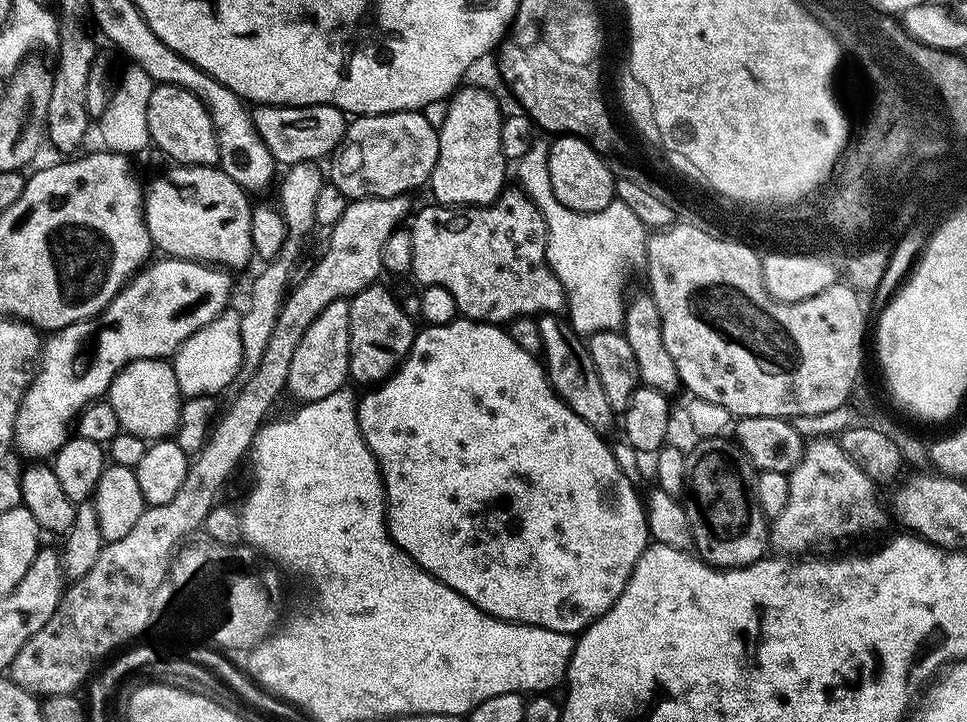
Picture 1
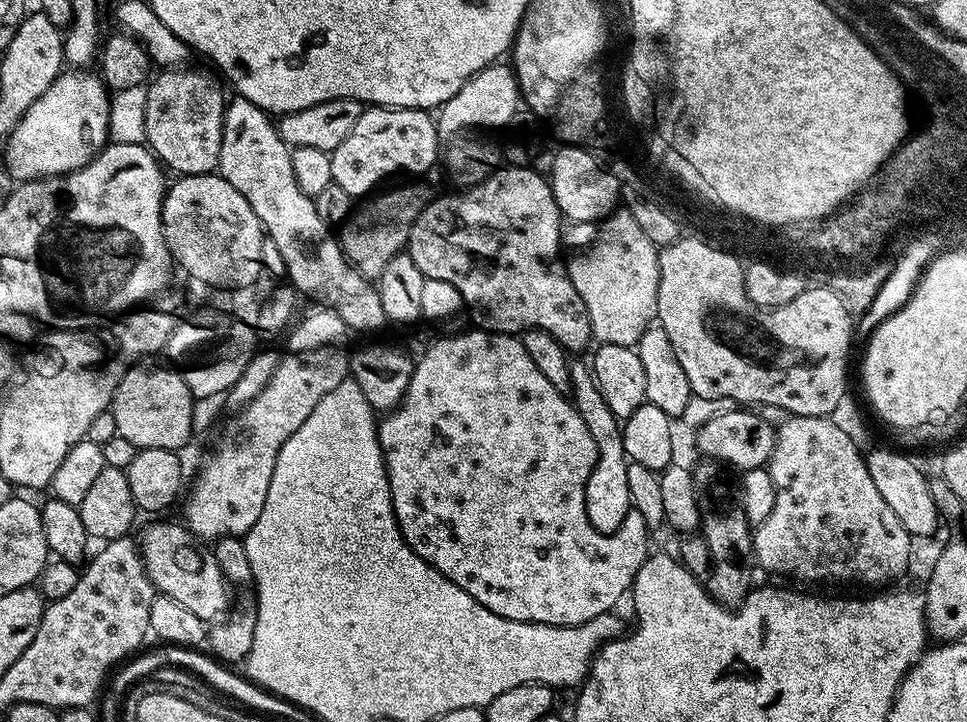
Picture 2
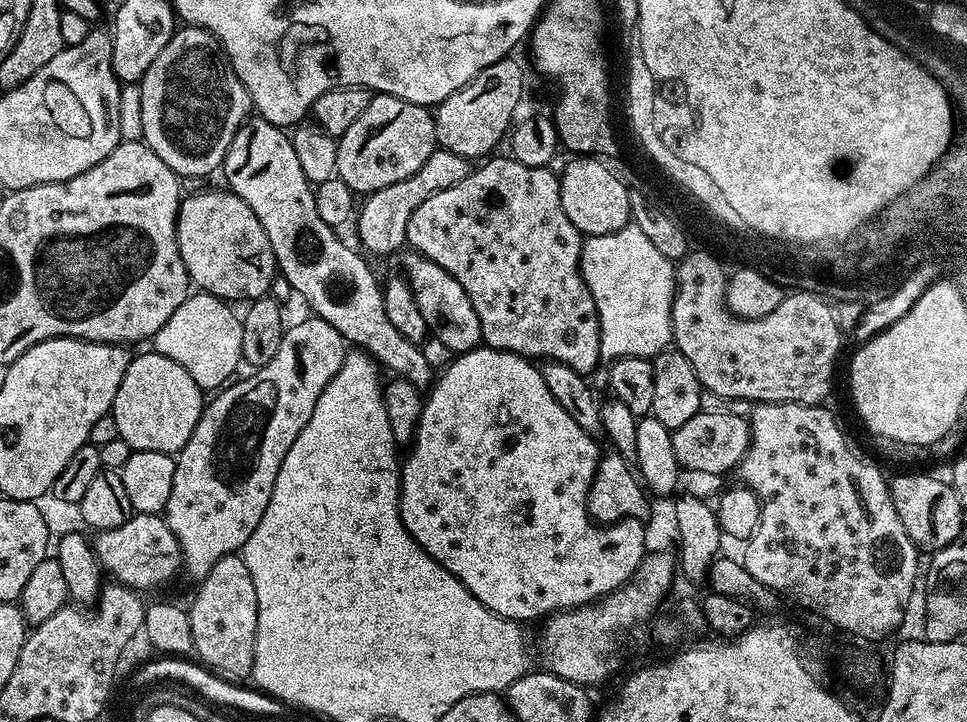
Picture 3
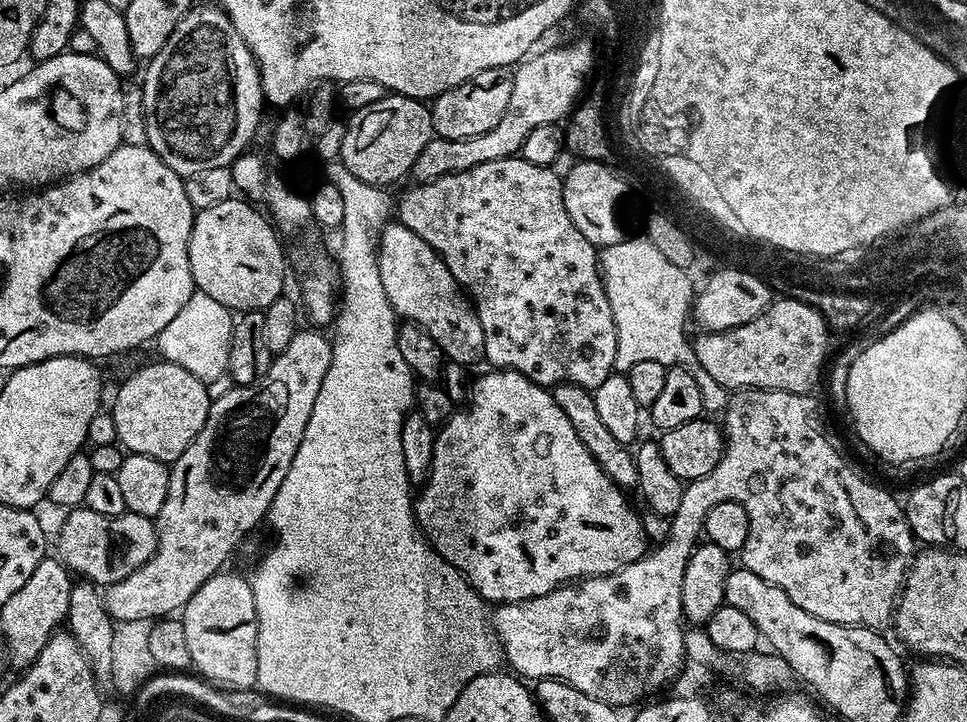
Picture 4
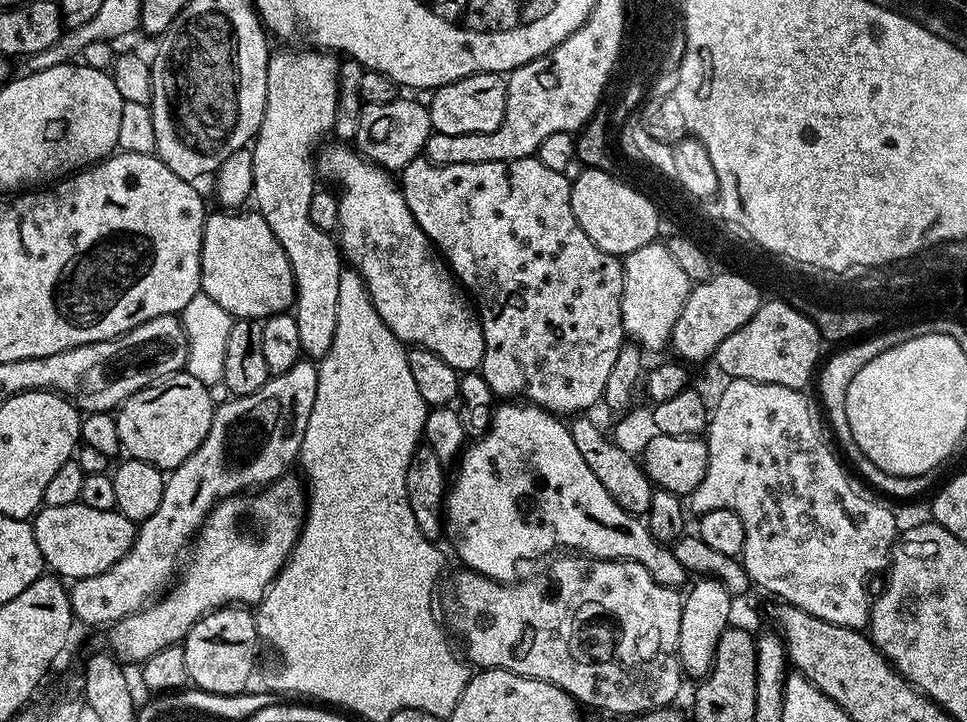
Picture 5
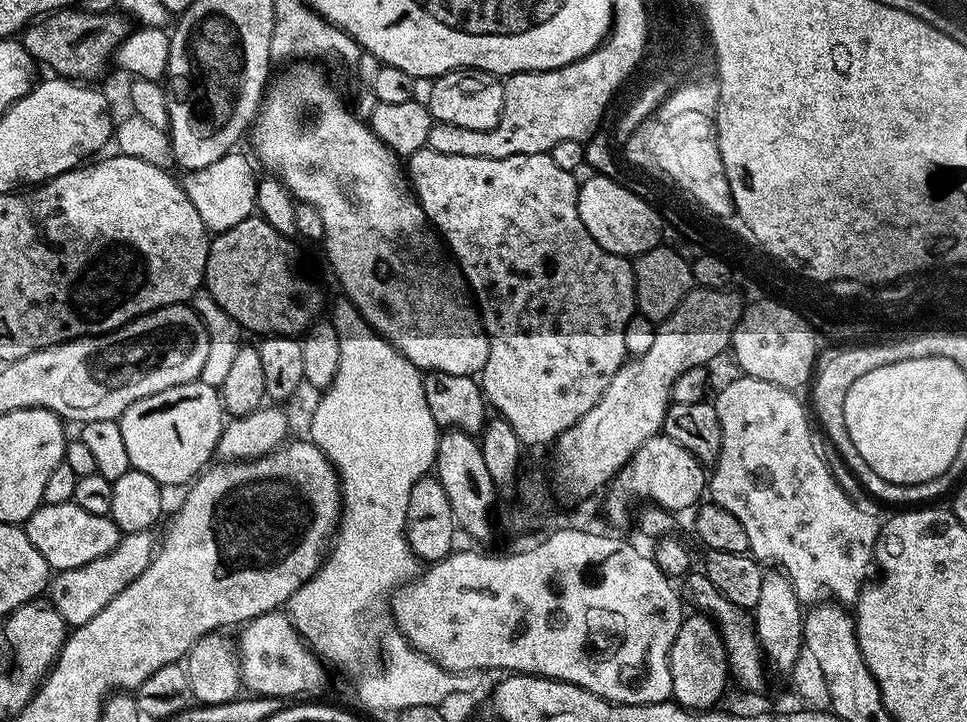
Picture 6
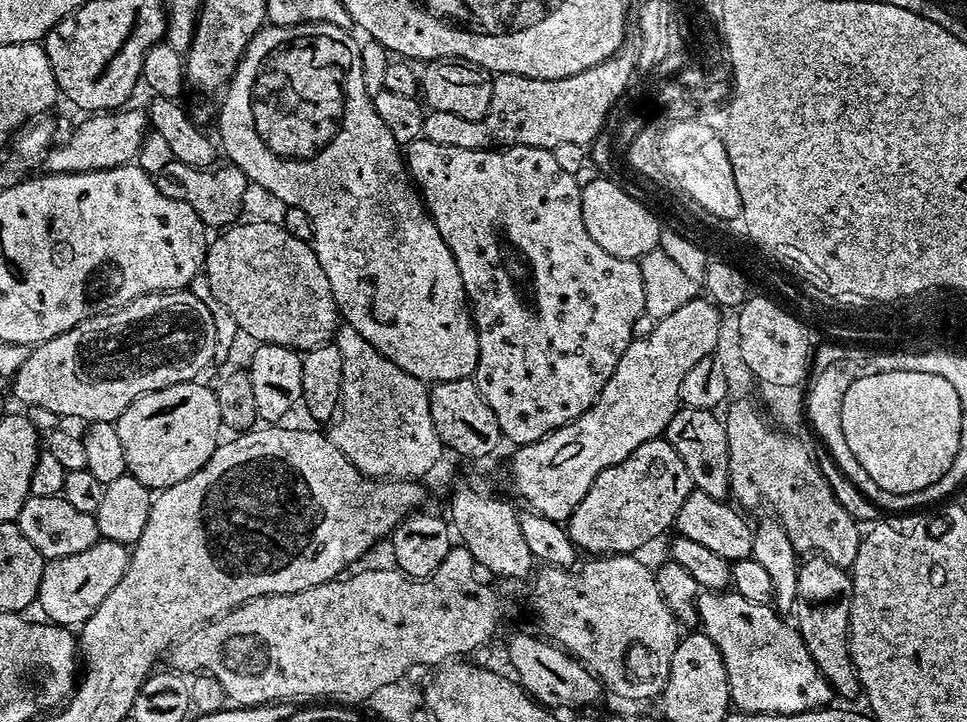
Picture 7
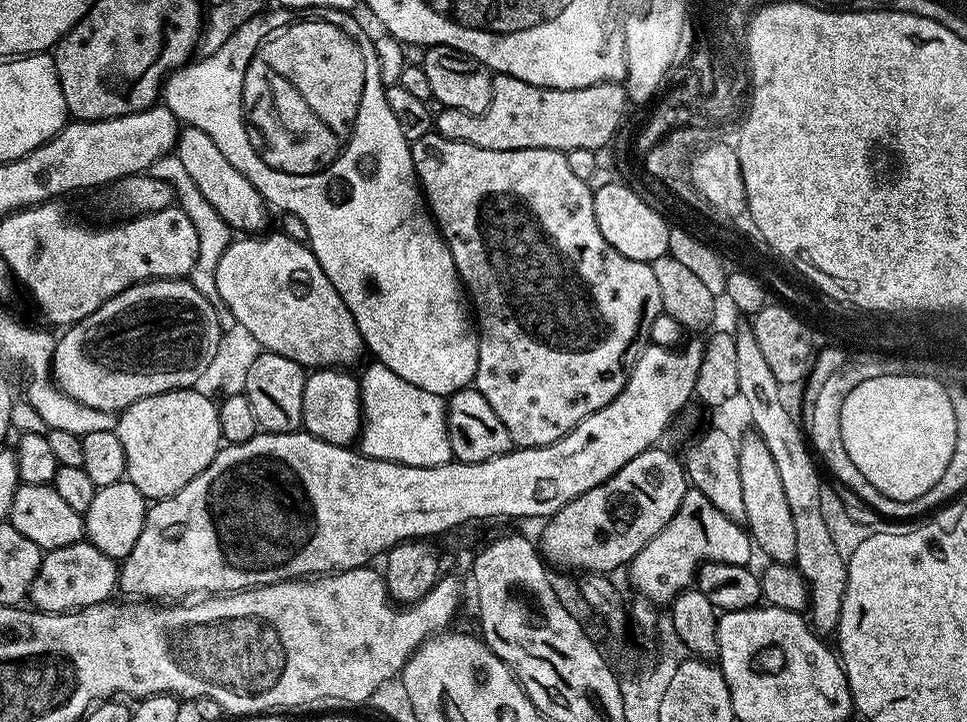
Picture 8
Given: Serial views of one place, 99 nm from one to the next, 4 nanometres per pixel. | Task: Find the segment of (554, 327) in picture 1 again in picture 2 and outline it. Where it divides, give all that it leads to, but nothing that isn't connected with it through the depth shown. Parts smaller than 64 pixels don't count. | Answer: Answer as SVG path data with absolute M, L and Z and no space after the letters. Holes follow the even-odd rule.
M573 363L570 367L570 378L572 379L570 399L575 404L582 422L586 422L590 430L590 438L594 438L596 447L594 470L590 478L586 478L586 490L584 491L586 518L590 526L594 526L594 530L608 536L620 529L622 522L634 508L632 484L628 481L630 461L622 442L622 424L614 414L610 414L606 402L602 402L602 394L596 385L596 378L587 363Z

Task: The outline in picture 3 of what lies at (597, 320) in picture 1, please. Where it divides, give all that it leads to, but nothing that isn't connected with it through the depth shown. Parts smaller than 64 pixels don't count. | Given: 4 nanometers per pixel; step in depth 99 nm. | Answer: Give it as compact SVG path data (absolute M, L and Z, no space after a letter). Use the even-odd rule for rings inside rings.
M629 222L622 230L614 230L614 234L587 237L580 245L580 273L598 310L601 361L611 362L627 356L651 358L673 343L672 303L676 293L676 268L636 224Z

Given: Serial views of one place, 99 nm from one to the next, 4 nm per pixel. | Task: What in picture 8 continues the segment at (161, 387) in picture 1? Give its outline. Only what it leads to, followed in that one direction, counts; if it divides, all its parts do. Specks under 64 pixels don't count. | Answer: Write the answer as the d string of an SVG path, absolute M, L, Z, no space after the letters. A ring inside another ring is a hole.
M191 387L160 392L127 405L119 413L115 433L126 454L128 483L152 502L182 490L210 466L222 447L217 401Z

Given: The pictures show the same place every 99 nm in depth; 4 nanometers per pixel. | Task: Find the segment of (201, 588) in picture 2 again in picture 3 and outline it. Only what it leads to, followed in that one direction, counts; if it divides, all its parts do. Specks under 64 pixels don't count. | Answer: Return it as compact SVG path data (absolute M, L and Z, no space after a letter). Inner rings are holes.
M145 512L133 514L126 522L122 522L122 526L114 526L105 532L97 531L95 536L94 549L100 567L107 575L109 572L112 575L109 577L117 584L137 590L160 588L170 583L176 575L181 575L182 557L178 538L163 515L151 516Z

